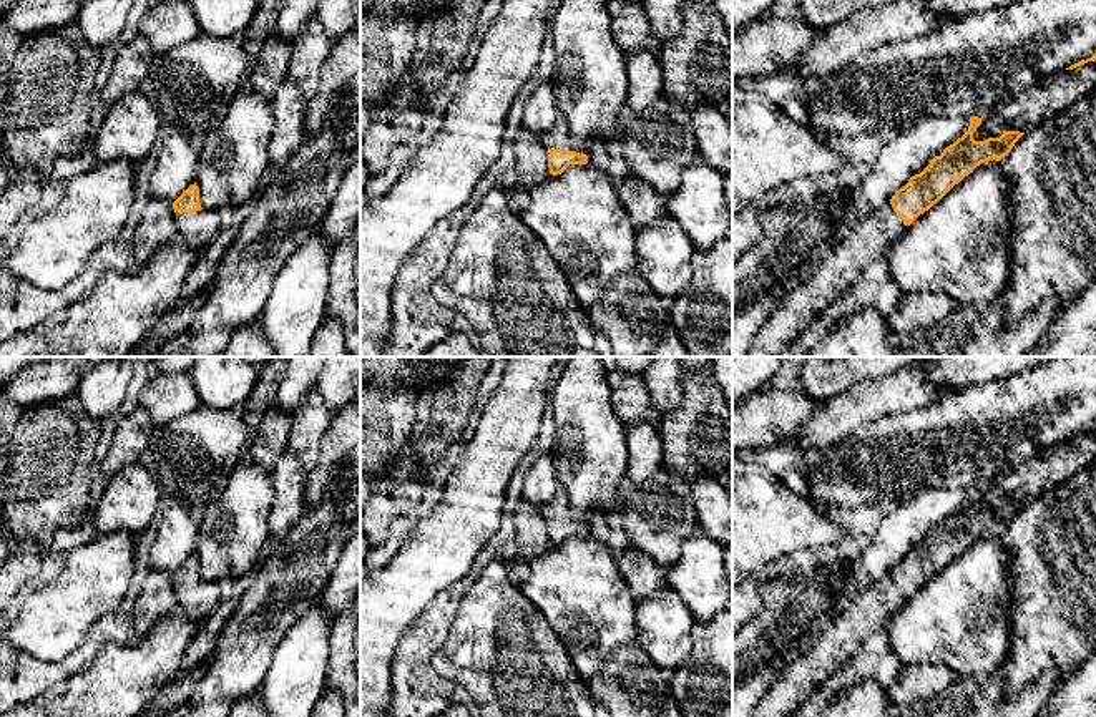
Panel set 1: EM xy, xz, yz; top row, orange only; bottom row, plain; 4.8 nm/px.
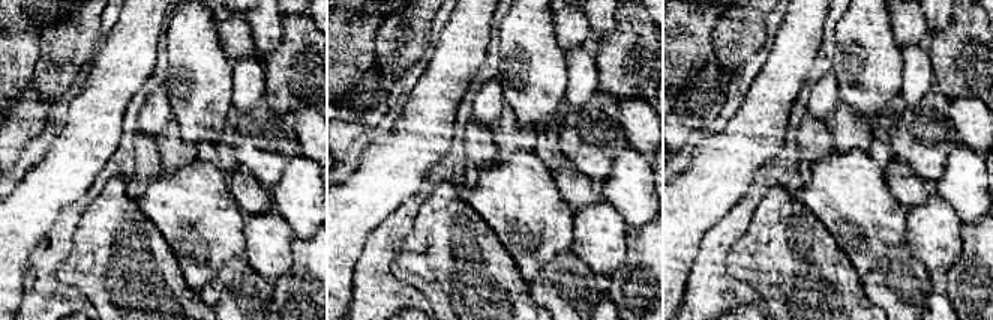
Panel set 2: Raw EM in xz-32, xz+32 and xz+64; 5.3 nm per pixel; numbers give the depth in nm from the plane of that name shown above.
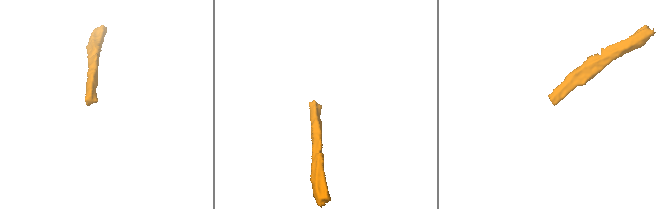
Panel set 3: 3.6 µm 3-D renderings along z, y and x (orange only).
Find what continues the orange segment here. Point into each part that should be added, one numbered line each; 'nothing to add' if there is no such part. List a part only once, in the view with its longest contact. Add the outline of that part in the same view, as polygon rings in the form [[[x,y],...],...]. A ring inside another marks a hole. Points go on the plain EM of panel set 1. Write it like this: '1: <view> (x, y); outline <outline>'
1: xz (558, 510); outline [[[560,485],[556,490],[556,495],[553,501],[541,510],[546,521],[568,521],[580,526],[588,526],[590,518],[576,515],[571,506],[566,495],[566,490]]]

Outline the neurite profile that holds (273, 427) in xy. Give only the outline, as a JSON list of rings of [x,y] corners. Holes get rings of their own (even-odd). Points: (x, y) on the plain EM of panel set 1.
[[[276,405],[254,417],[254,440],[246,456],[256,466],[272,473],[276,461],[286,453],[292,417]]]

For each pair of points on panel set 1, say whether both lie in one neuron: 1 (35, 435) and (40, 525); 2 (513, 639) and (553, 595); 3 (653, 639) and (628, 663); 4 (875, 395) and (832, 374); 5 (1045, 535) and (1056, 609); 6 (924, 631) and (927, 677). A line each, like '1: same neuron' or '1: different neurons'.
1: same neuron
2: different neurons
3: different neurons
4: different neurons
5: same neuron
6: different neurons

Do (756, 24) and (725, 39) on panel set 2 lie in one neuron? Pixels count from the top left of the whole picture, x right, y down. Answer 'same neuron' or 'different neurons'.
same neuron

